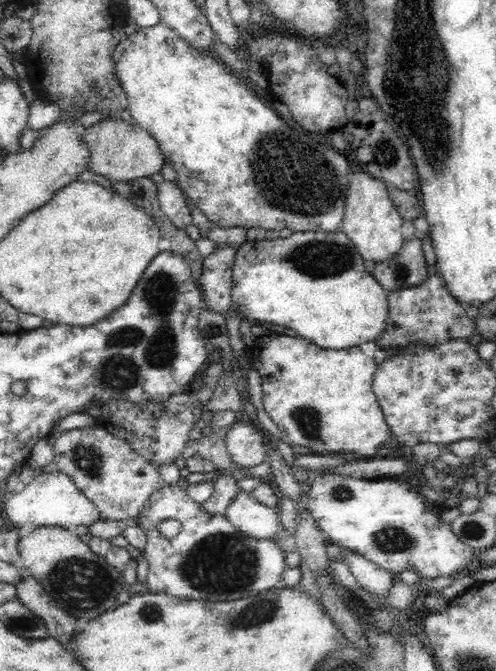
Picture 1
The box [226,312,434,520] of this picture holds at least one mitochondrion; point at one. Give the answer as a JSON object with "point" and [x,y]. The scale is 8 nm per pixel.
{"point":[306,418]}

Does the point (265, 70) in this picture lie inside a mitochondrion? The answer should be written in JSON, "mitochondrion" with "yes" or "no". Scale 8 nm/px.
{"mitochondrion":"no"}

